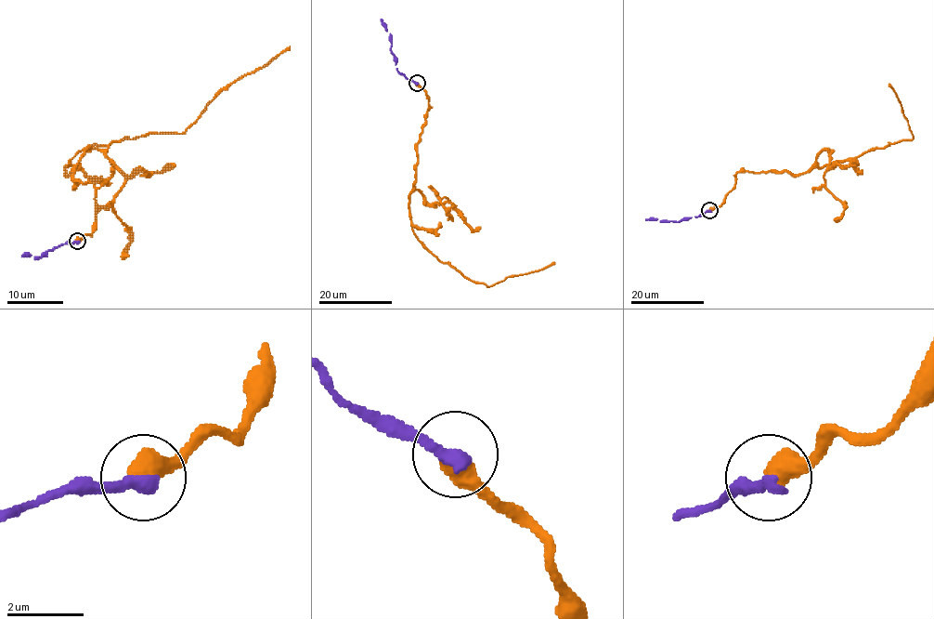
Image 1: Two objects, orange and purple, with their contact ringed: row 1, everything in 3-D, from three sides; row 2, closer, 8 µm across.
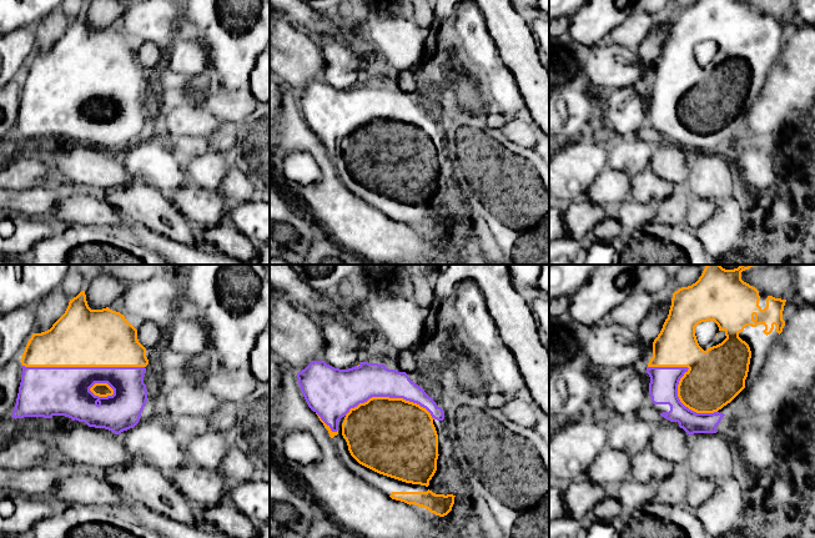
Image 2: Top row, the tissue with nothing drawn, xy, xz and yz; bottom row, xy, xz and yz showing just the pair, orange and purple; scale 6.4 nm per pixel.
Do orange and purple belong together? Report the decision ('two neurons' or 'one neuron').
one neuron

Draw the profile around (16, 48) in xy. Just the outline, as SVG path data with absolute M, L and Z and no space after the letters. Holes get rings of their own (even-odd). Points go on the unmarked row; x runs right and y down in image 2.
M25 26L12 32L0 35L0 89L17 80L35 50L34 27Z

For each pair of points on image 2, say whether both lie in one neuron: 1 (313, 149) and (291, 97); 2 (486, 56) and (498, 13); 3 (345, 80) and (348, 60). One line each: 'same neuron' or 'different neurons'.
1: same neuron
2: different neurons
3: same neuron

